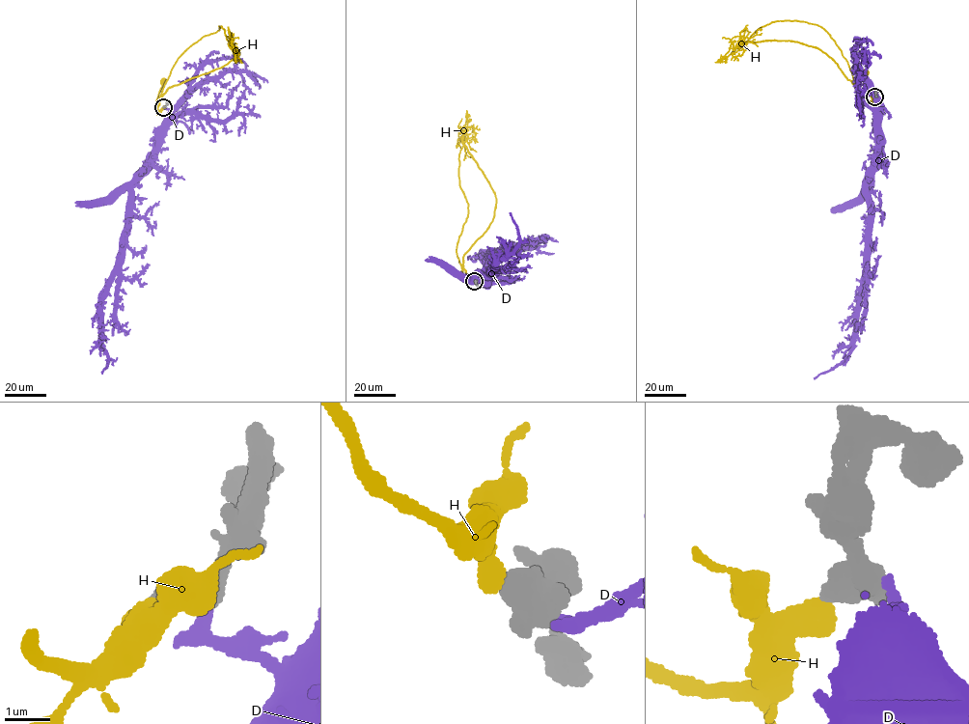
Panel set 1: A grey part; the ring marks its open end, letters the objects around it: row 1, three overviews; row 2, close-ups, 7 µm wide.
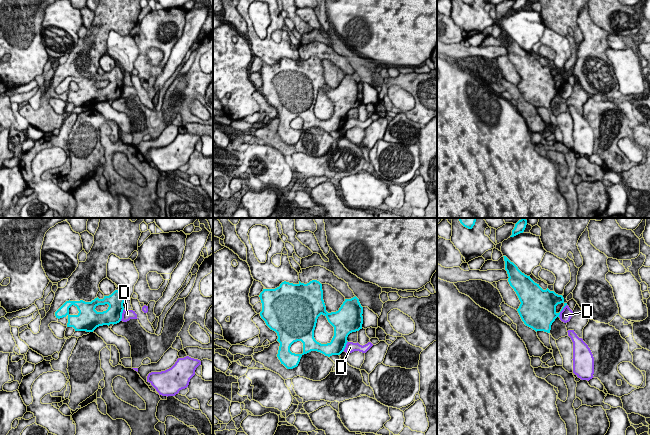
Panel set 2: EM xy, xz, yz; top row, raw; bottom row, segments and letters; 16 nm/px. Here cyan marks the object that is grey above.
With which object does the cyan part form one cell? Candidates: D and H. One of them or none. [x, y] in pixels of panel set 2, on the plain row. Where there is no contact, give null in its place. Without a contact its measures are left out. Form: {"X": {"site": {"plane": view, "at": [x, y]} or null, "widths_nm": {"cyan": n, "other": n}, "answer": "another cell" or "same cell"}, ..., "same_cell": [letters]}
{"D": {"site": {"plane": "yz", "at": [561, 86]}, "widths_nm": {"cyan": 320, "other": 190}, "answer": "another cell"}, "H": {"site": null, "answer": "same cell"}, "same_cell": ["H"]}

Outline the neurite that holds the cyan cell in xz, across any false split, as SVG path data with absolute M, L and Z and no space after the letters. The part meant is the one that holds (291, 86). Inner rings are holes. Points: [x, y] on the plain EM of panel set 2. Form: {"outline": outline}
{"outline": "M312 56L307 60L282 58L275 65L263 65L259 71L262 79L261 94L277 109L280 119L277 133L287 145L298 142L301 133L311 127L325 132L340 131L350 109L362 105L363 83L355 72L345 75L336 88L328 89L323 76L322 60ZM324 91L334 103L330 119L321 120L314 114L317 95ZM294 118L303 119L303 129L290 127Z"}

